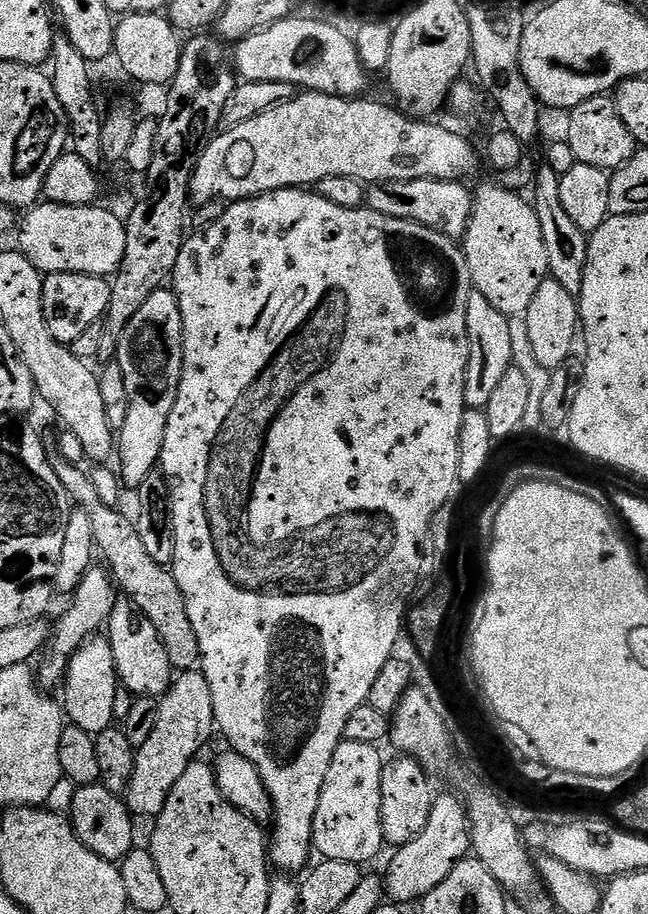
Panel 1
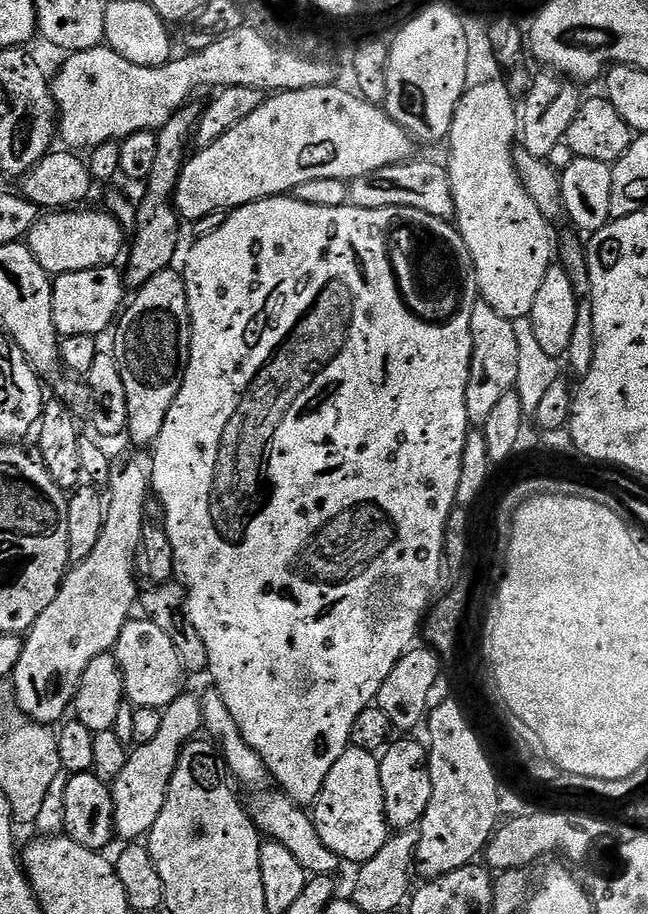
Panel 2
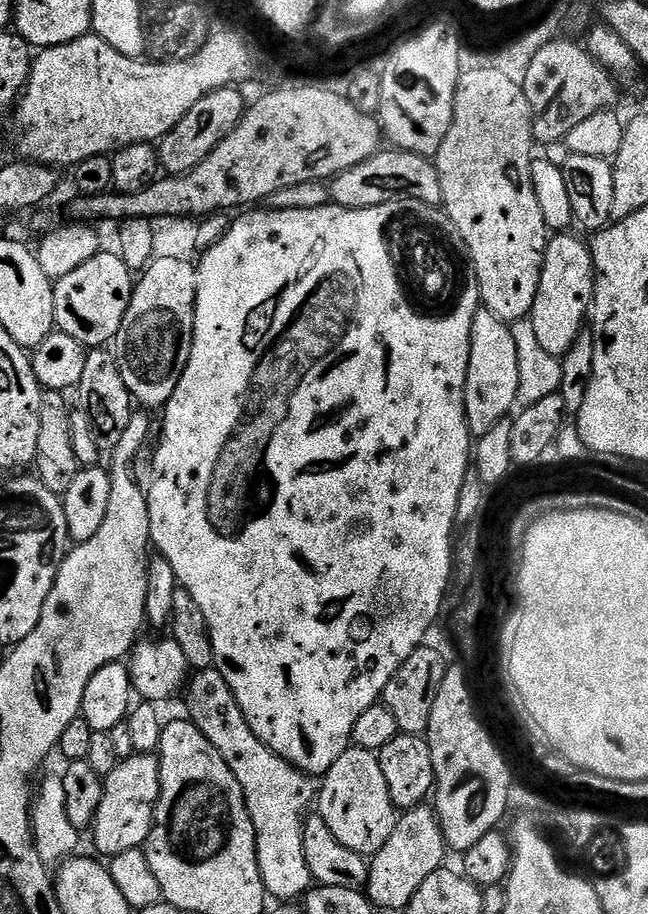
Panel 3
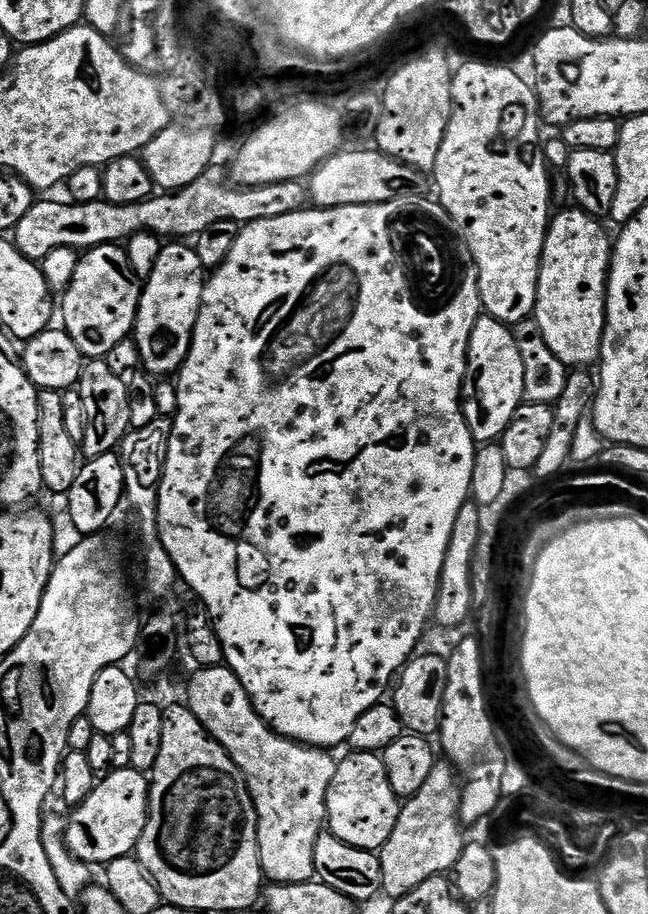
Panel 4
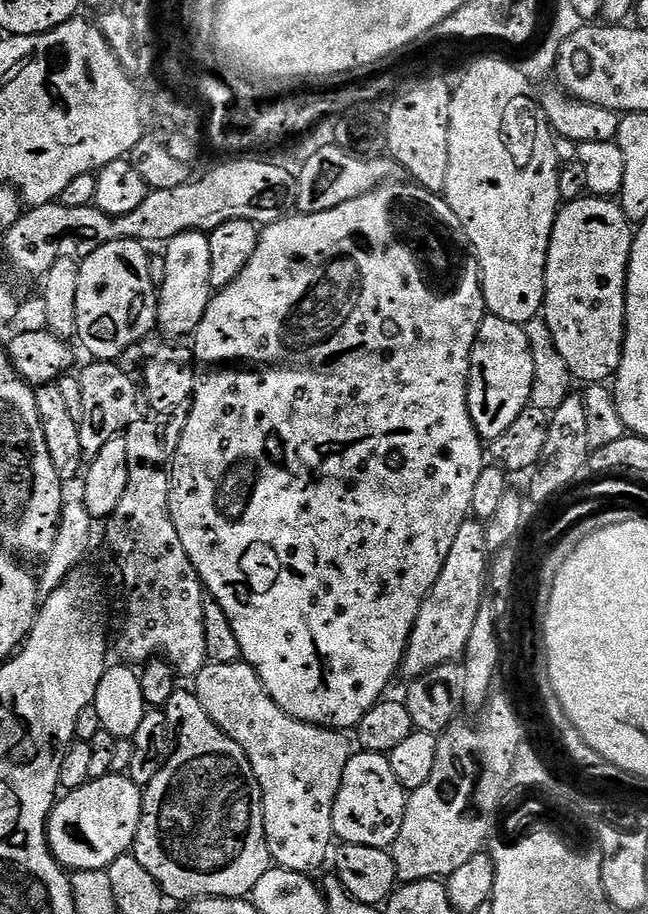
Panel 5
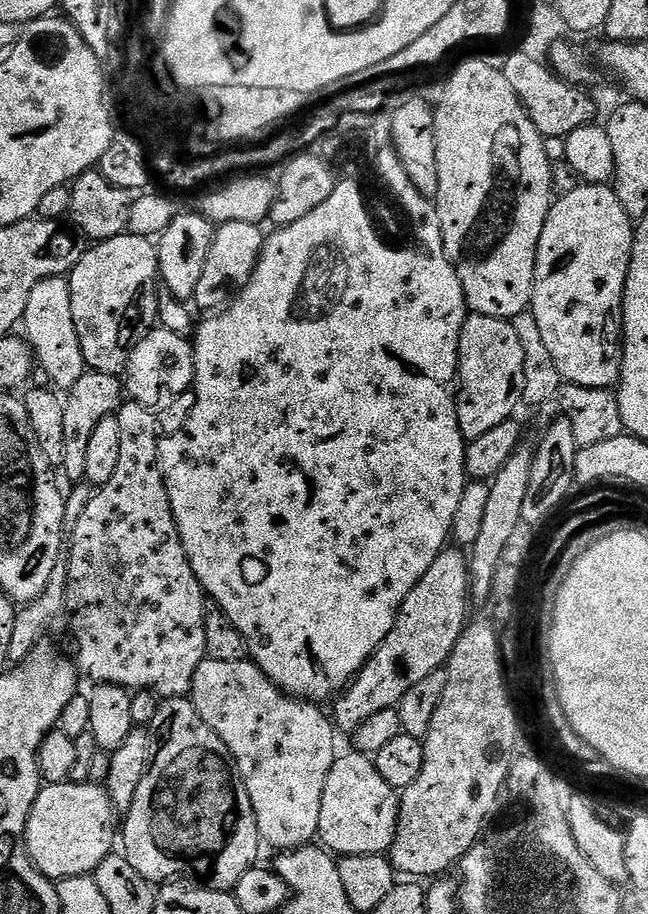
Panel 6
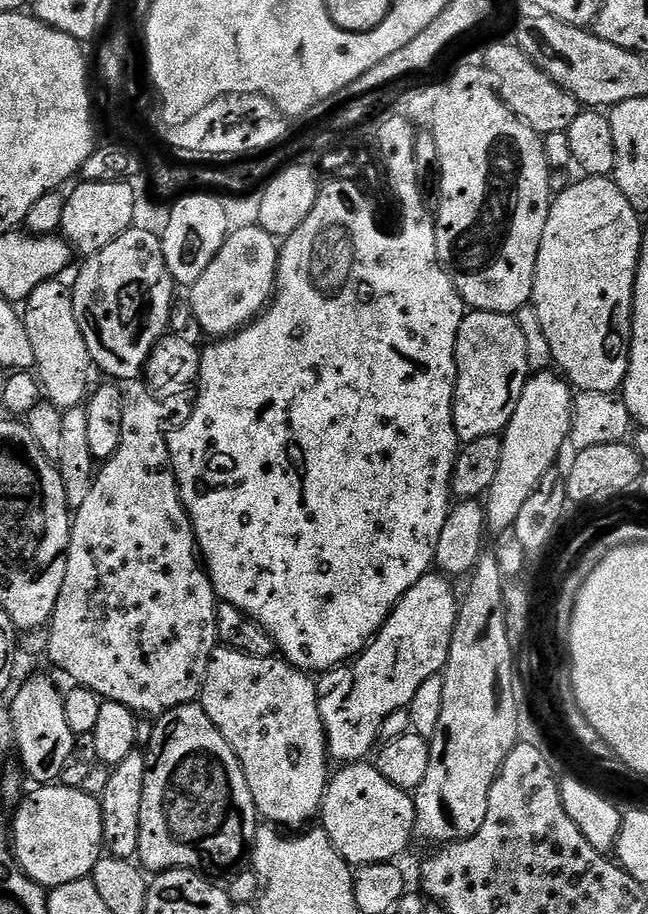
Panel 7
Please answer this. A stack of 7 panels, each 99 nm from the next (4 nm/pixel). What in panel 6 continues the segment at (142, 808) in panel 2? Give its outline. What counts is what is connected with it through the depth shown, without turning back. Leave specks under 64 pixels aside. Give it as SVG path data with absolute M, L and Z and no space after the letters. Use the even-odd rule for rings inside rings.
M65 782L63 784L48 784L47 786L41 787L38 798L30 810L30 818L28 819L28 825L26 826L26 834L24 837L28 843L28 853L34 862L34 866L42 875L48 877L49 880L59 882L64 879L70 879L72 876L87 876L95 873L96 867L100 865L107 856L113 855L114 848L112 848L112 843L114 843L115 840L117 843L118 840L118 813L116 807L112 804L112 799L108 796L107 787L101 786L99 783L85 782L82 784L74 784L71 782Z

